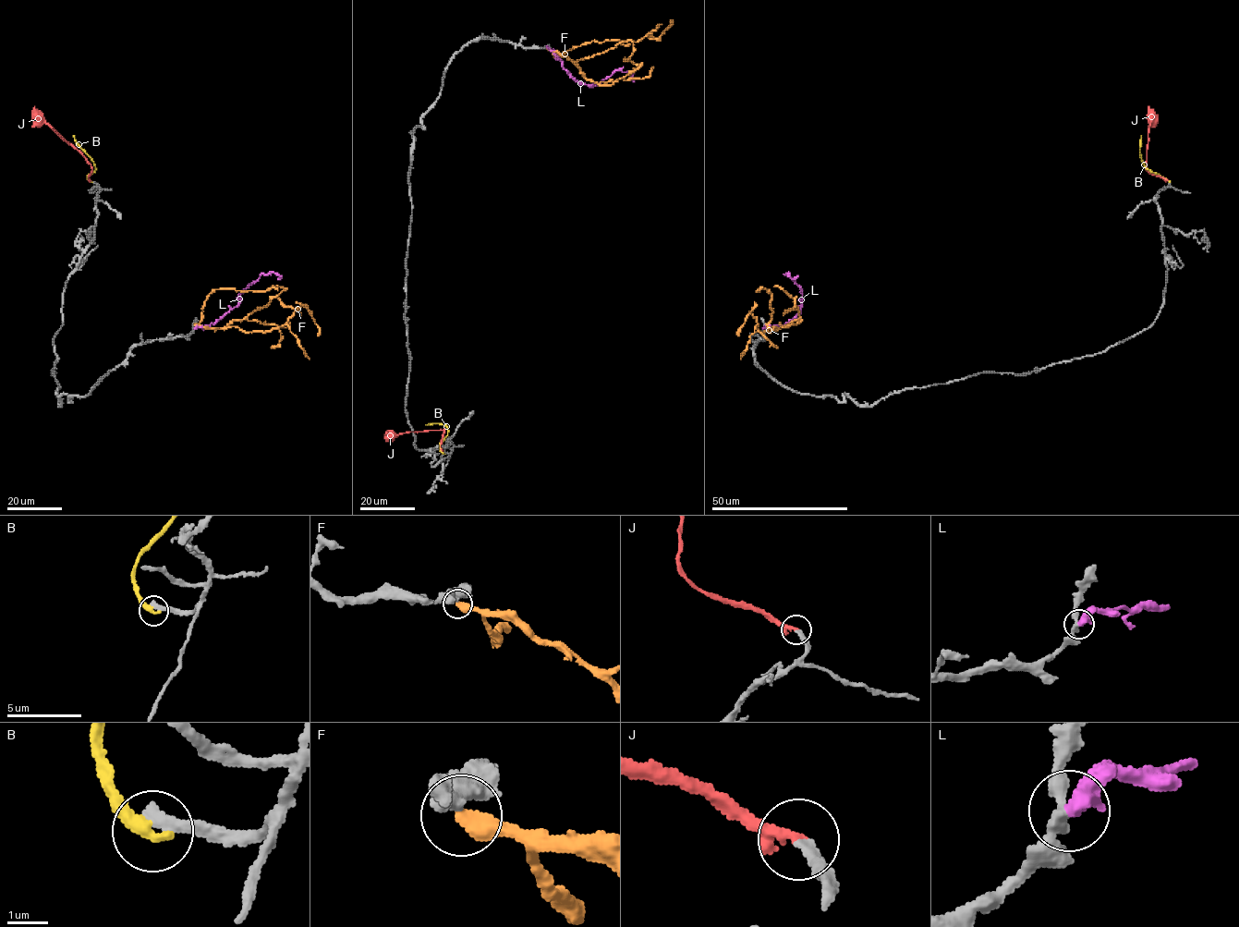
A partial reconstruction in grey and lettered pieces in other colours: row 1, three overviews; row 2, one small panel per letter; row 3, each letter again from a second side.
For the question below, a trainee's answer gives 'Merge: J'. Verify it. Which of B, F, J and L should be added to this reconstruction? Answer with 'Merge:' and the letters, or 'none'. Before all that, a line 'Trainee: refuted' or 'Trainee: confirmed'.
Trainee: confirmed
Merge: J

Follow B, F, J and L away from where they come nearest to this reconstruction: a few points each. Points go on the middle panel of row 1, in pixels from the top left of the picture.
B: (443, 453), (440, 444), (447, 434), (448, 429), (437, 423), (426, 425)
F: (547, 49), (578, 60), (628, 40), (635, 42), (646, 35), (657, 39), (672, 23), (669, 21)
J: (443, 451), (444, 430), (397, 434), (389, 434), (386, 431)
L: (546, 46), (578, 82), (597, 85), (620, 70), (629, 71), (633, 81)

